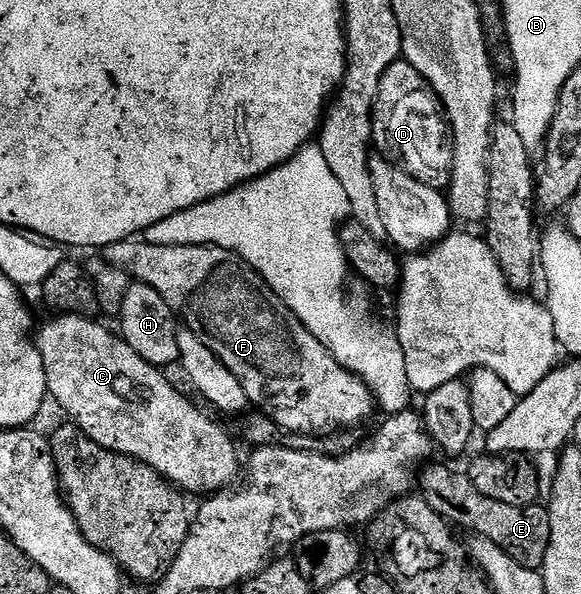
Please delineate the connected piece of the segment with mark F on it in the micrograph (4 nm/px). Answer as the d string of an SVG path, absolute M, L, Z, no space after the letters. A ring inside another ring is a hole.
M131 239L107 245L104 250L104 258L110 265L115 265L117 268L129 273L137 284L147 285L152 287L152 291L158 292L164 298L164 303L168 303L168 307L173 311L175 318L185 328L194 332L218 356L220 363L224 363L224 367L228 367L228 371L232 371L232 375L236 375L236 379L240 379L240 387L244 387L247 402L251 406L257 407L267 417L271 417L278 424L279 430L286 432L287 429L290 435L315 435L314 433L326 435L331 431L350 431L355 428L353 425L358 425L361 421L368 420L373 413L376 413L374 392L355 373L348 371L340 363L336 363L336 359L328 351L328 347L324 347L324 343L320 343L320 339L316 339L316 335L312 335L312 331L308 331L308 327L304 327L304 323L300 323L300 319L296 319L296 315L284 303L284 299L280 299L280 295L276 295L276 291L272 291L272 287L268 287L265 279L240 255L215 245L164 247L163 245L148 243L145 239Z

